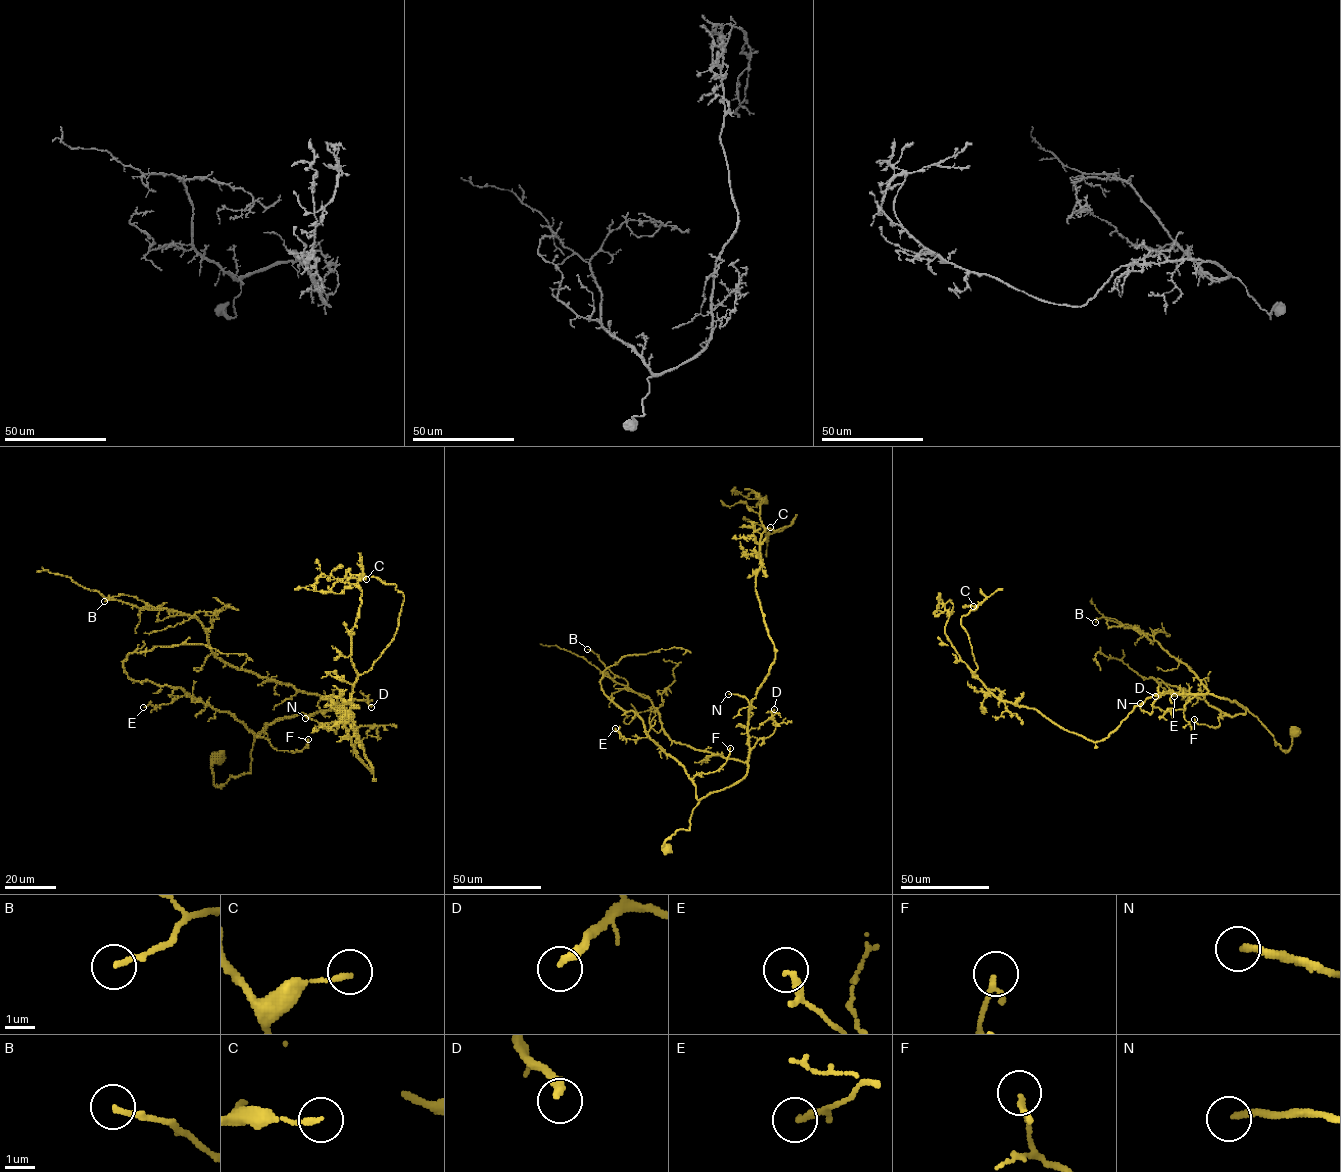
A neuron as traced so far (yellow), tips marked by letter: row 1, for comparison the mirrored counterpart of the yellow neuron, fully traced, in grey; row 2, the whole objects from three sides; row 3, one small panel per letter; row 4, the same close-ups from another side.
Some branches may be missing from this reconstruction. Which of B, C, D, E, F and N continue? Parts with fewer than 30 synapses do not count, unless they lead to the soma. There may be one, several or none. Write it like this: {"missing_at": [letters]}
{"missing_at": ["D", "N"]}

